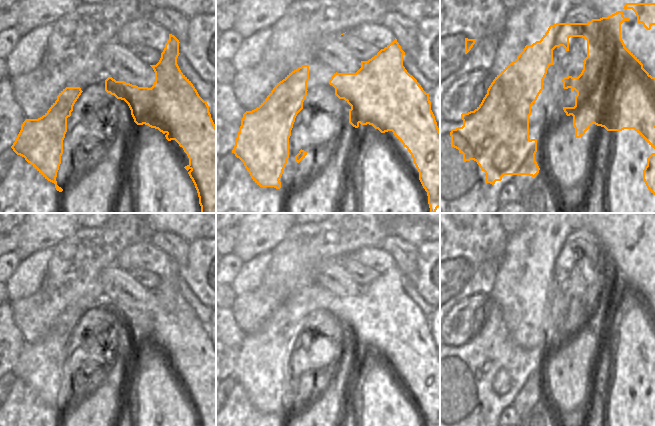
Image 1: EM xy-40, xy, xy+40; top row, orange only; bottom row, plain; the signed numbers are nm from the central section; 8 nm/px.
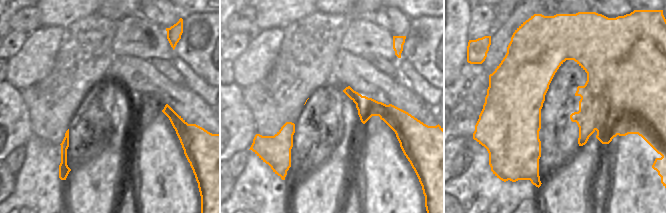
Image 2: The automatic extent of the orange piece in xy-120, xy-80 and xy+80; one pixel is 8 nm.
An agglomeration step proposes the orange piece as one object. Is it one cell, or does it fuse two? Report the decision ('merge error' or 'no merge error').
no merge error

